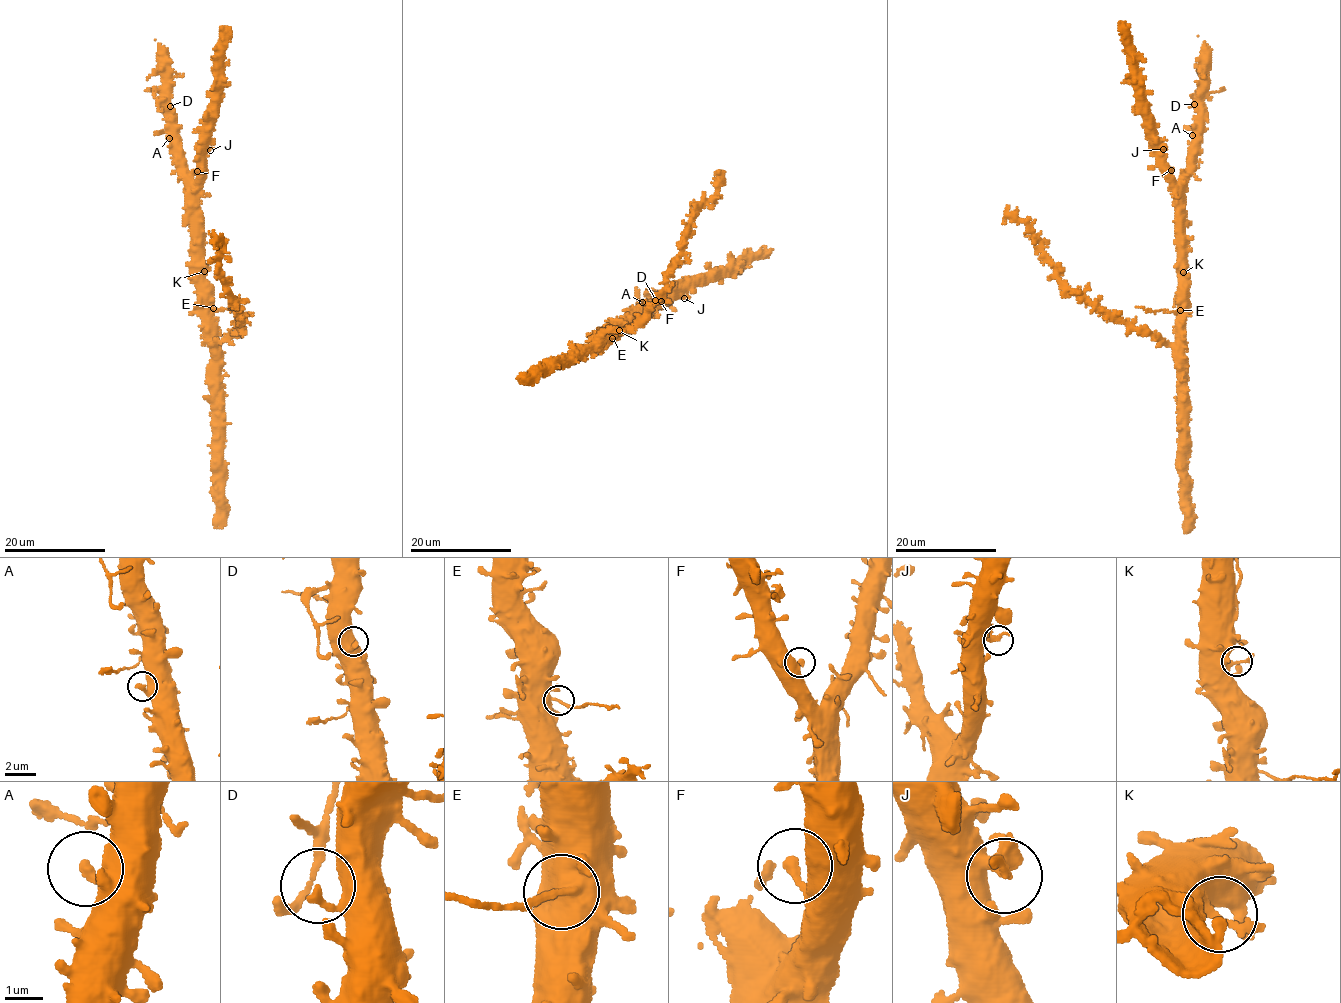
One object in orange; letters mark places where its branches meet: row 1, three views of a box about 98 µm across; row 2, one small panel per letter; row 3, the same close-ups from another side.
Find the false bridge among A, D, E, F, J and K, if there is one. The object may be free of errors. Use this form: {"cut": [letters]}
{"cut": ["E"]}

